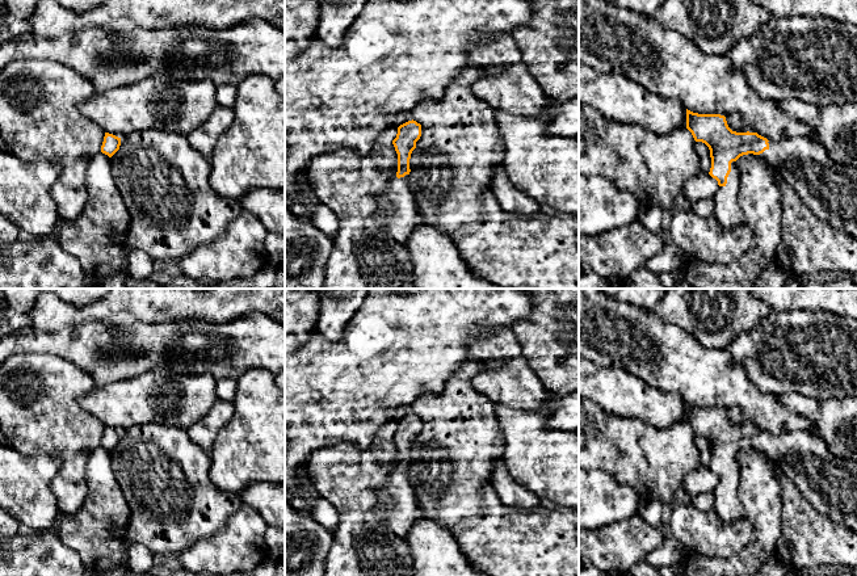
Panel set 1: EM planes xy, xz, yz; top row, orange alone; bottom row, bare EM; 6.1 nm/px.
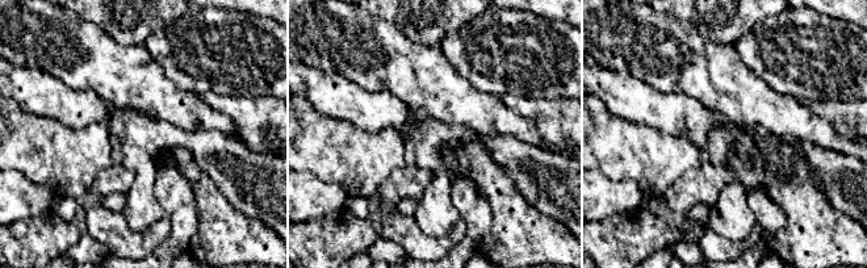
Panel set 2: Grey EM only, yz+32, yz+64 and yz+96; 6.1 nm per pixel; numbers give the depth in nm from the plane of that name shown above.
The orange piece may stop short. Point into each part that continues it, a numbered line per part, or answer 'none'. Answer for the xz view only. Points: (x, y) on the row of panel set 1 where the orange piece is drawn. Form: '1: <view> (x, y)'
1: xz (397, 210)

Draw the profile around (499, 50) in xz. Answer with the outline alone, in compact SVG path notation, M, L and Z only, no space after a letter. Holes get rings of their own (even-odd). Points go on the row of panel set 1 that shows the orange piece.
M512 35L493 37L471 46L469 60L479 67L516 64L521 62L521 51Z

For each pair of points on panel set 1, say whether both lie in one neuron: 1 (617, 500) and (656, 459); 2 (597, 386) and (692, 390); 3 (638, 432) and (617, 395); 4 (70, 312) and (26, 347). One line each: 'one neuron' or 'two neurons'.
1: two neurons
2: two neurons
3: two neurons
4: two neurons

